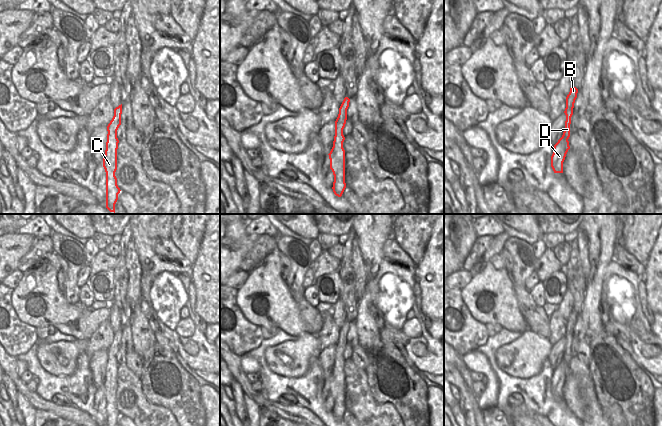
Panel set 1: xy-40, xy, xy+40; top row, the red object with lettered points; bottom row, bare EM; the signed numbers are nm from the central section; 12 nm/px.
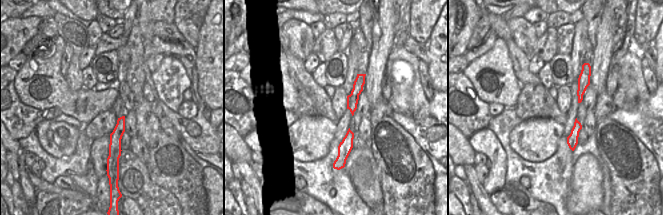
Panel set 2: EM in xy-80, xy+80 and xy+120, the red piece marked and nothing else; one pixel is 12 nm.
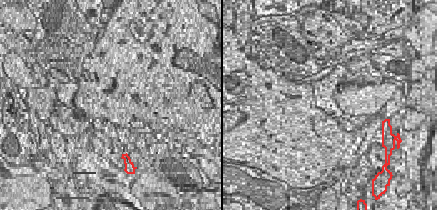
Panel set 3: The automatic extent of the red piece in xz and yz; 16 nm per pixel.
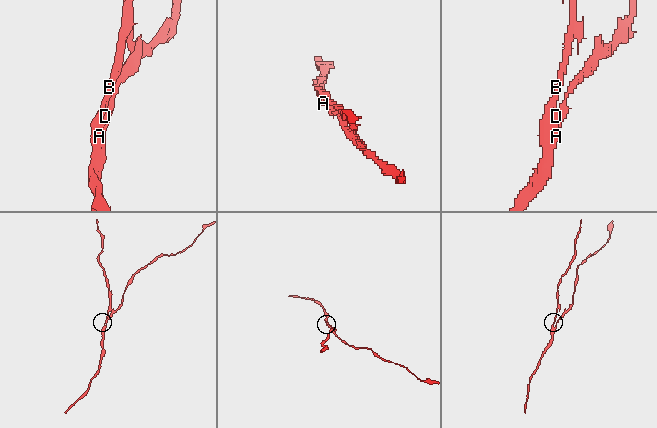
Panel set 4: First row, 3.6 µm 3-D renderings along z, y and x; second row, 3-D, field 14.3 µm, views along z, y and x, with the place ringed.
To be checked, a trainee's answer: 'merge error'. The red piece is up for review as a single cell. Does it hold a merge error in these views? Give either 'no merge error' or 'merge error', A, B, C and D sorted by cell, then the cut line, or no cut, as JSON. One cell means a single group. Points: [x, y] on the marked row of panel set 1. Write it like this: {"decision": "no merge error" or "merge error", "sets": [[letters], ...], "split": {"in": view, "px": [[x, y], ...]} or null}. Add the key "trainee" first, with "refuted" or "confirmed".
{"trainee": "confirmed", "decision": "merge error", "sets": [["A"], ["B", "C", "D"]], "split": {"in": "xy+40", "px": [[562, 135], [567, 140]]}}

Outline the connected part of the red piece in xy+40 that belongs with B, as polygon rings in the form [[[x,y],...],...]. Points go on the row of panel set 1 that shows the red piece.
[[[571,87],[570,92],[566,97],[566,108],[565,108],[565,115],[566,115],[566,121],[565,121],[565,130],[563,132],[563,137],[565,137],[567,140],[570,137],[570,124],[571,124],[571,117],[573,115],[573,108],[574,103],[577,98],[578,89],[576,87]]]

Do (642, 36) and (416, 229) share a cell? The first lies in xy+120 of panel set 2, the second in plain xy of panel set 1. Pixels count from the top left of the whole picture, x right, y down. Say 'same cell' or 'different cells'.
same cell

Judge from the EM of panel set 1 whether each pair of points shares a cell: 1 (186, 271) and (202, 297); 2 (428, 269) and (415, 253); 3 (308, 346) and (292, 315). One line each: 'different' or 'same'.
1: different
2: different
3: different

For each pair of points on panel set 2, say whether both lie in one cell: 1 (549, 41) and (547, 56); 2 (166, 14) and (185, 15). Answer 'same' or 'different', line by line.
1: same
2: different

